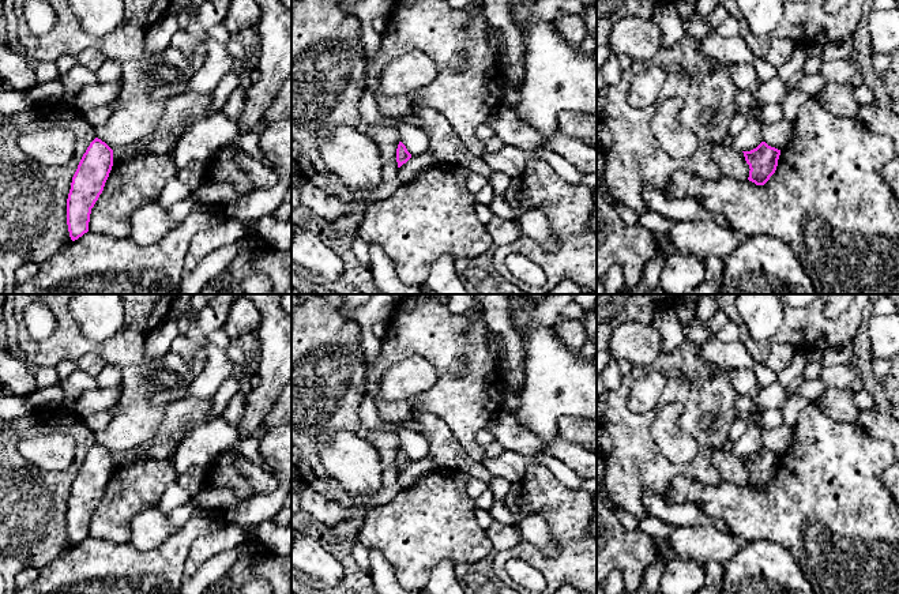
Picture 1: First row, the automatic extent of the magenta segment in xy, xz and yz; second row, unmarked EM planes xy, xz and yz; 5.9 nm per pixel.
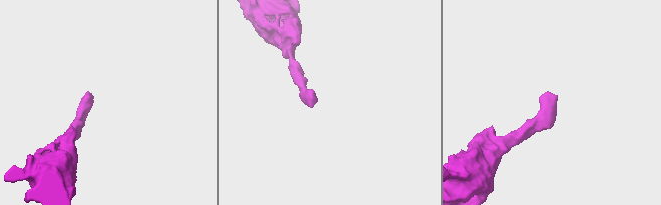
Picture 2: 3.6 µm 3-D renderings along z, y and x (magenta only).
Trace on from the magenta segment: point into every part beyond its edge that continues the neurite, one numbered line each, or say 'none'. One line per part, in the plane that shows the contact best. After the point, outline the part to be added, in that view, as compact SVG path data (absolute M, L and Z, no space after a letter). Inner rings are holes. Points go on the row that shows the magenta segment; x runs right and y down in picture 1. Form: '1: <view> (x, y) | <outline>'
none

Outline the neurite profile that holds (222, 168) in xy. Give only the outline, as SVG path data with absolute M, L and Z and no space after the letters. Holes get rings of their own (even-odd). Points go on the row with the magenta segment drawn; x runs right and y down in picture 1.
M236 143L222 146L208 161L206 183L230 183L241 195L255 189L251 177L237 165L241 147Z

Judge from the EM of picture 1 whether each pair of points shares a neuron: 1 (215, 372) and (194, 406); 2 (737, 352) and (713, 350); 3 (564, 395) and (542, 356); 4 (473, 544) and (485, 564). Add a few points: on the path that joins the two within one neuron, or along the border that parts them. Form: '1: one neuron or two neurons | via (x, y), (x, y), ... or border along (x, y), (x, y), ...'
1: two neurons | border along (187, 394), (195, 398), (211, 399)
2: one neuron | via (732, 352), (718, 352)
3: one neuron | via (559, 386), (550, 373), (549, 365)
4: two neurons | border along (491, 553), (478, 561), (458, 563), (455, 566)

